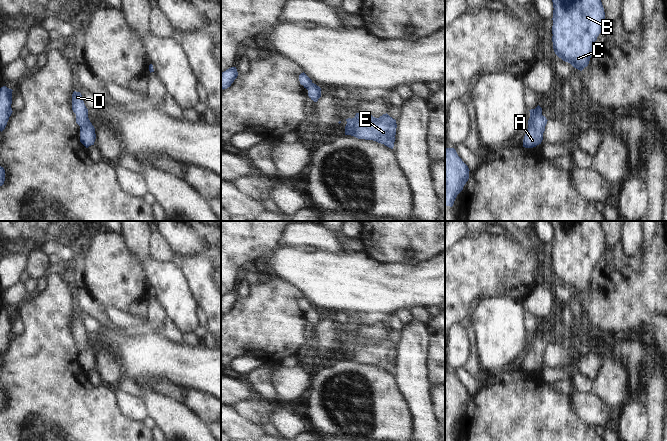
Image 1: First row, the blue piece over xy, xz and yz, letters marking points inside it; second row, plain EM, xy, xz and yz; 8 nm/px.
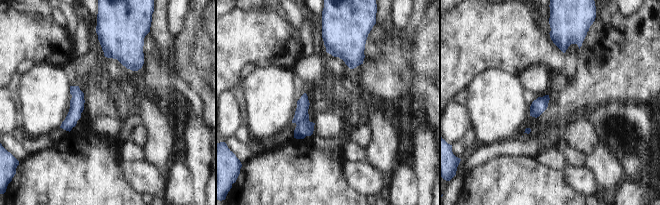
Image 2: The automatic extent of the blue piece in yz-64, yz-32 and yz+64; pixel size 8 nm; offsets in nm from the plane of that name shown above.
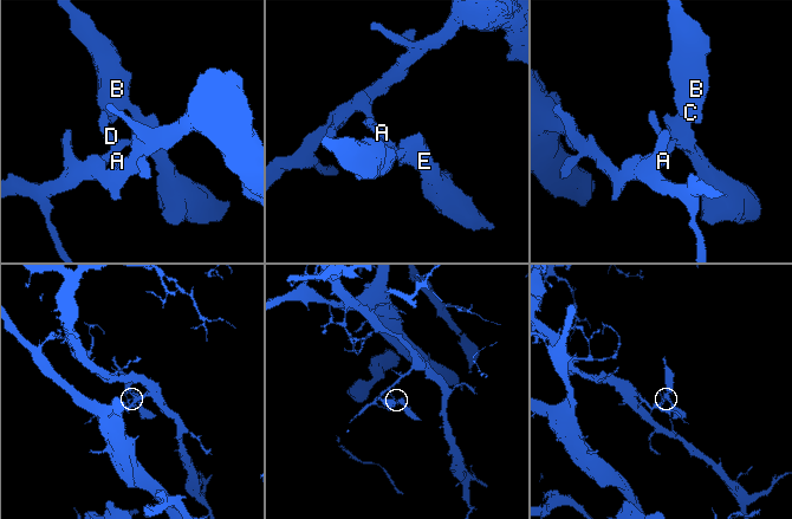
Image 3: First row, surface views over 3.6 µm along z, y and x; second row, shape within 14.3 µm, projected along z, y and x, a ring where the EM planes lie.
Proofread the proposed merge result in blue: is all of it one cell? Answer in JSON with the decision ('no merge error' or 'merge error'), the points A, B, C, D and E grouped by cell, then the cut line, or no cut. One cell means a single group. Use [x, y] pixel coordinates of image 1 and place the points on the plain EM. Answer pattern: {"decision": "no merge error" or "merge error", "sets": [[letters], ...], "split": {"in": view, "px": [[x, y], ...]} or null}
{"decision": "merge error", "sets": [["A", "B", "C", "E"], ["D"]], "split": {"in": "xy", "px": [[88, 342], [87, 346], [80, 352]]}}

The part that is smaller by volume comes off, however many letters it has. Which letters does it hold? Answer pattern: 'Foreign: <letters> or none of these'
Foreign: A, B, C, E

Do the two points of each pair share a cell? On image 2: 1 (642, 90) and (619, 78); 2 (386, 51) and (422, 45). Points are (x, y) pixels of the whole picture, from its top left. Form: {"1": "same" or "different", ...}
{"1": "same", "2": "same"}

